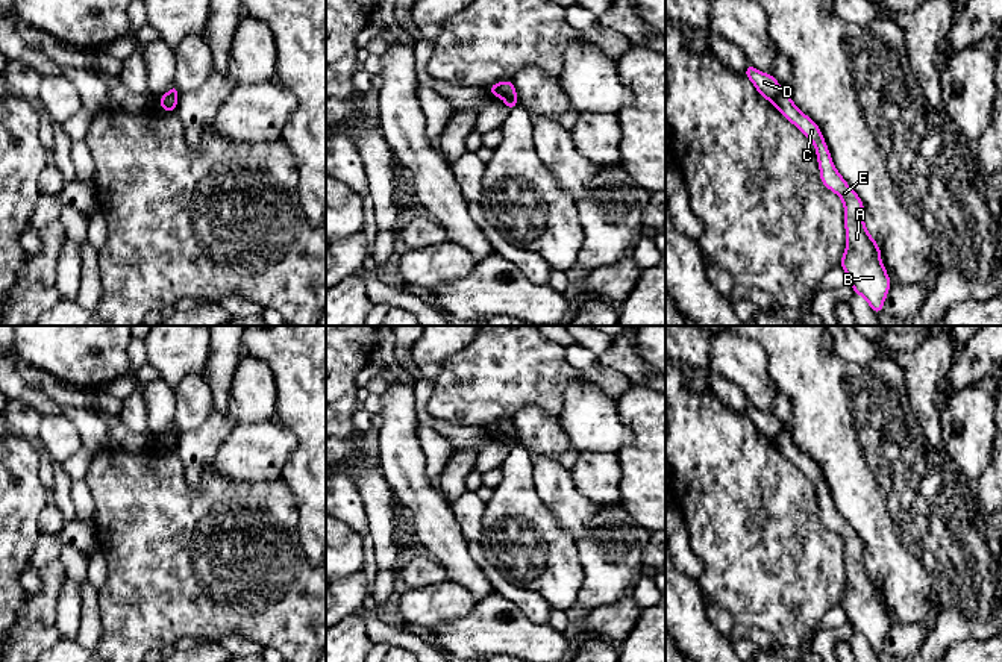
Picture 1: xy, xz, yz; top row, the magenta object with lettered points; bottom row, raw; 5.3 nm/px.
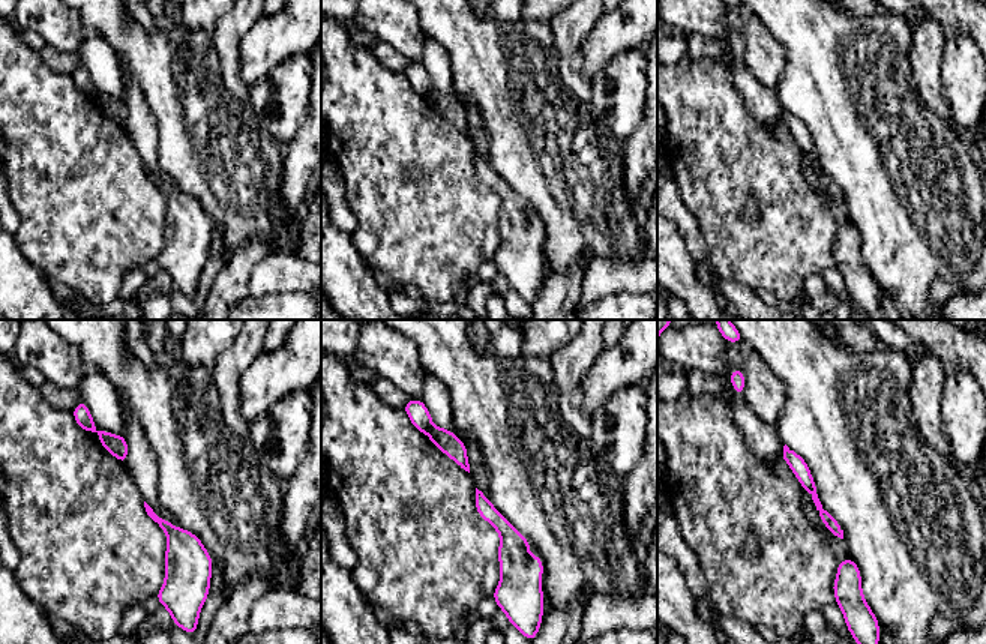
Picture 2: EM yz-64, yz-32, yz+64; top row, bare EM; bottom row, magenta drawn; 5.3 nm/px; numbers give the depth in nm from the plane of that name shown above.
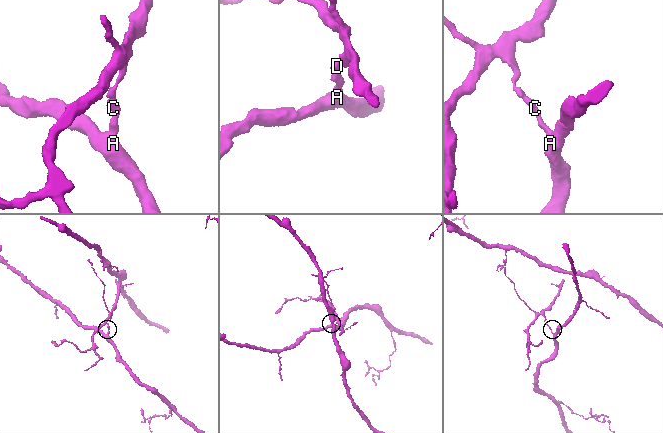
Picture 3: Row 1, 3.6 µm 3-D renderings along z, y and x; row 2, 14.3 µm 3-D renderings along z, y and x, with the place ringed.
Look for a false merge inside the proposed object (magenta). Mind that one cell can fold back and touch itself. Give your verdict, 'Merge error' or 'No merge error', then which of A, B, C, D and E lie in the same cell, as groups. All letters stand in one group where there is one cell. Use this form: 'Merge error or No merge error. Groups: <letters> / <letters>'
Merge error. Groups: A B C E / D

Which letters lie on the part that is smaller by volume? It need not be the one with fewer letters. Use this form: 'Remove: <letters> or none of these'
Remove: D

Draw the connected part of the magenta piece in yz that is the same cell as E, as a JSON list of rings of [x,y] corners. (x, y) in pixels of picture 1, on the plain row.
[[[781,432],[773,439],[775,447],[794,464],[816,486],[820,521],[835,532],[844,544],[844,568],[847,585],[840,606],[847,615],[855,633],[860,633],[879,656],[891,620],[881,600],[881,588],[864,565],[864,542],[846,523],[831,498],[820,467],[797,448],[788,432]]]

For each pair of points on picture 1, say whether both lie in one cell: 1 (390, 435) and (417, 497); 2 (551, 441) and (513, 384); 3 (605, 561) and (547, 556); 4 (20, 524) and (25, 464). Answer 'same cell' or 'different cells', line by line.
1: same cell
2: different cells
3: different cells
4: same cell

